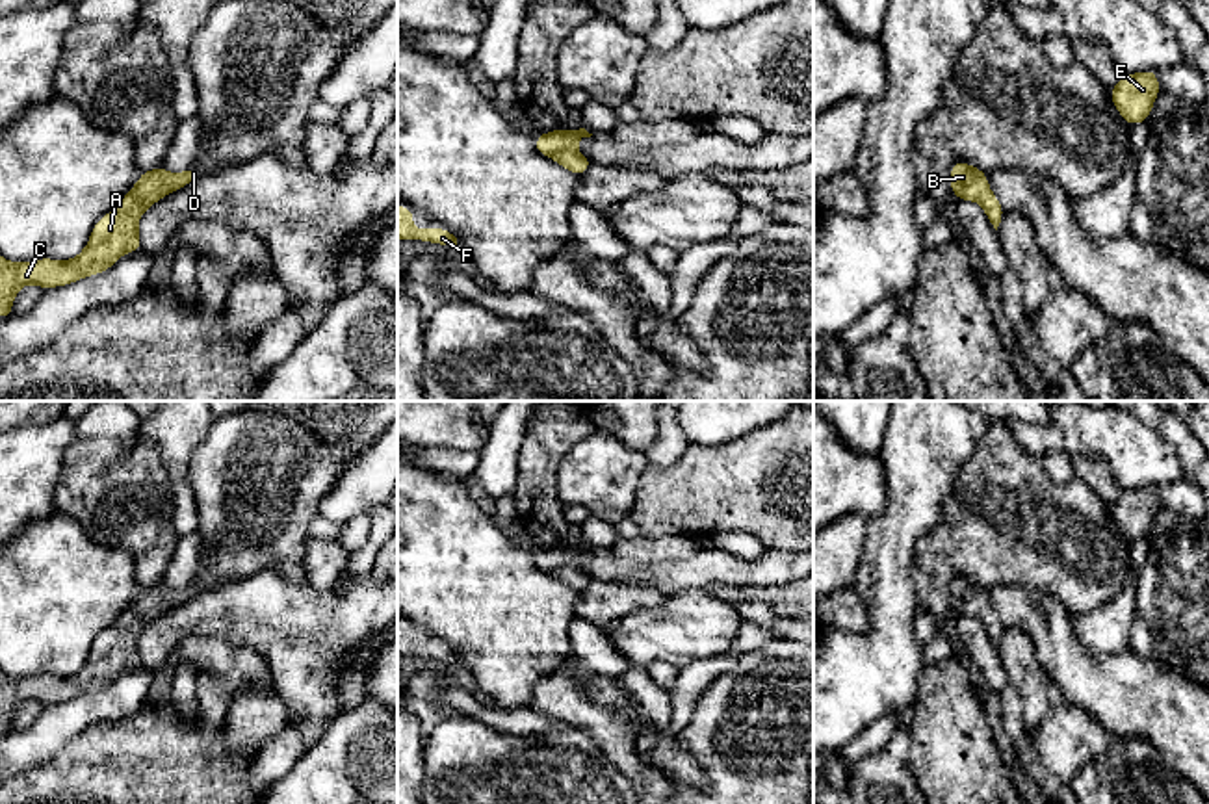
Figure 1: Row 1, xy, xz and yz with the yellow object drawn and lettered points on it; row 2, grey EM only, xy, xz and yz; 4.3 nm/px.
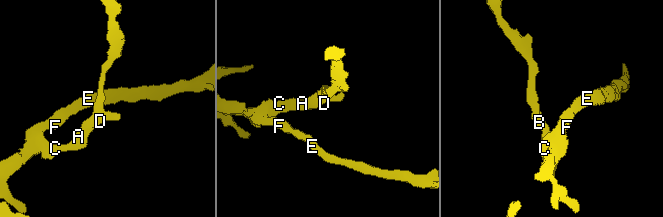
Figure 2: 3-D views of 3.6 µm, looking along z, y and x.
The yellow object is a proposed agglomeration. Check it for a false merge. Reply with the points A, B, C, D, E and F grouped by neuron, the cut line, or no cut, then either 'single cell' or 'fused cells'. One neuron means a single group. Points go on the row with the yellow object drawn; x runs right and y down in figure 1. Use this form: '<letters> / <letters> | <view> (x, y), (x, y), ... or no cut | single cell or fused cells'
A B C D E F | no cut | single cell

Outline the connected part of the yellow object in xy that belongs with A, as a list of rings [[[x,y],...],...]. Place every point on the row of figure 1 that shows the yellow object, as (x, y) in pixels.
[[[163,165],[143,171],[117,208],[95,223],[87,245],[72,260],[39,258],[15,264],[0,256],[0,318],[11,316],[13,299],[26,284],[37,284],[43,290],[67,286],[89,275],[100,275],[123,254],[139,251],[143,245],[137,225],[145,210],[197,176],[195,167],[184,173],[167,173]]]

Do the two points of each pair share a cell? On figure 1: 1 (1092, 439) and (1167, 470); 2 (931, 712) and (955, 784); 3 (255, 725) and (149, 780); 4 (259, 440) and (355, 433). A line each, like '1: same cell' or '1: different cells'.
1: same cell
2: same cell
3: different cells
4: different cells

